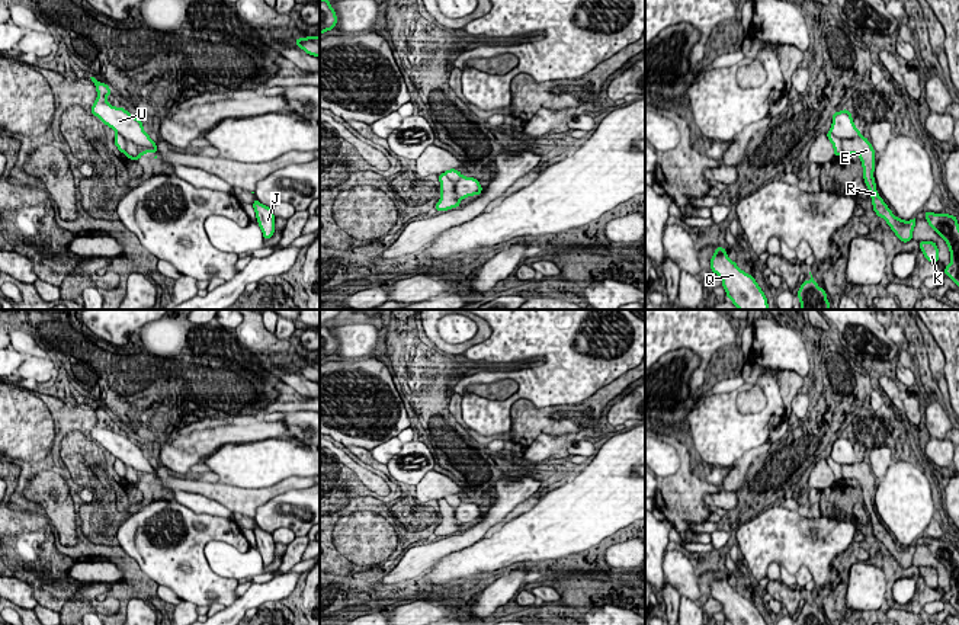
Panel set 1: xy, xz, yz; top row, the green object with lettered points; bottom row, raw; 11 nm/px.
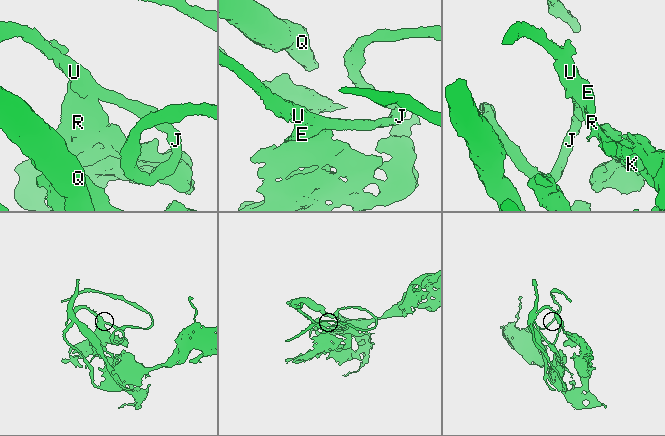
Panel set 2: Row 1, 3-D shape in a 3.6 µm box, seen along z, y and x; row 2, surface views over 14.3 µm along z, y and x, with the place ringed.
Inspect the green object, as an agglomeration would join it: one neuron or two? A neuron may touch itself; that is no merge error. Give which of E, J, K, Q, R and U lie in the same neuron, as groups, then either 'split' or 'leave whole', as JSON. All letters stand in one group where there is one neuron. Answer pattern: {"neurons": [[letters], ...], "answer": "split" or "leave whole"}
{"neurons": [["E", "K", "R"], ["J", "Q", "U"]], "answer": "split"}

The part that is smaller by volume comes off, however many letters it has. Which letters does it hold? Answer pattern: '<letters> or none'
J, Q, U

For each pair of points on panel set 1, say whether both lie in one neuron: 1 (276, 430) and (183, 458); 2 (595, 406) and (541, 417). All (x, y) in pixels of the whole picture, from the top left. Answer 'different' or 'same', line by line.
1: same
2: same

